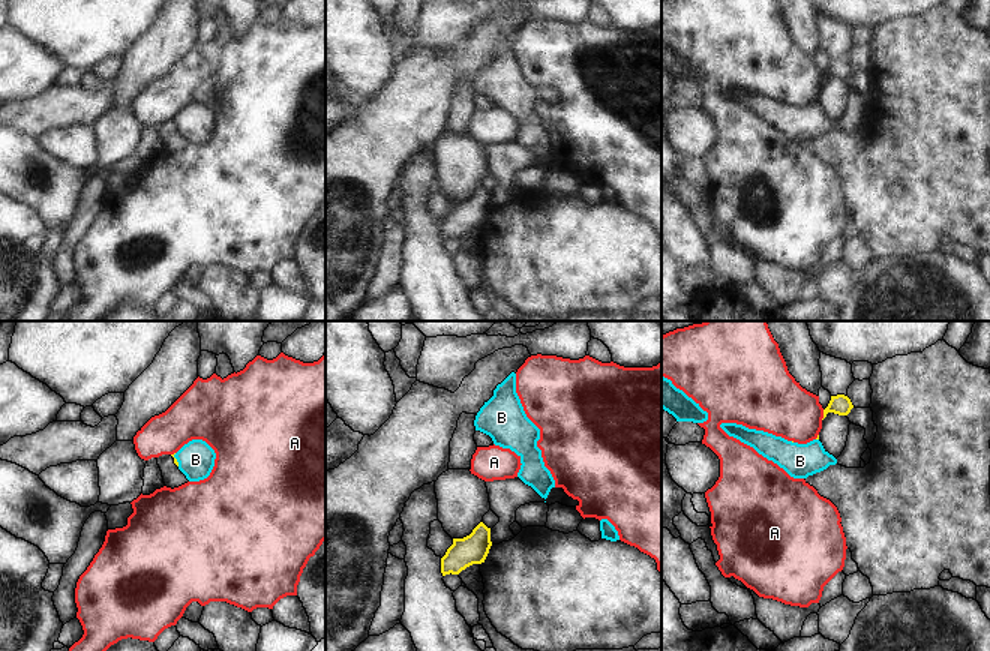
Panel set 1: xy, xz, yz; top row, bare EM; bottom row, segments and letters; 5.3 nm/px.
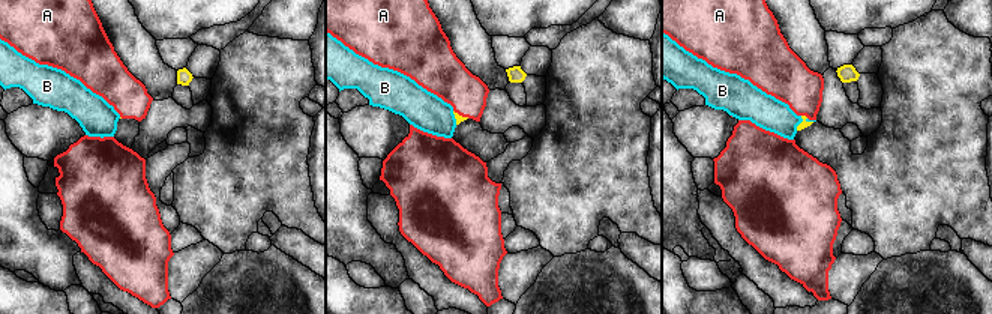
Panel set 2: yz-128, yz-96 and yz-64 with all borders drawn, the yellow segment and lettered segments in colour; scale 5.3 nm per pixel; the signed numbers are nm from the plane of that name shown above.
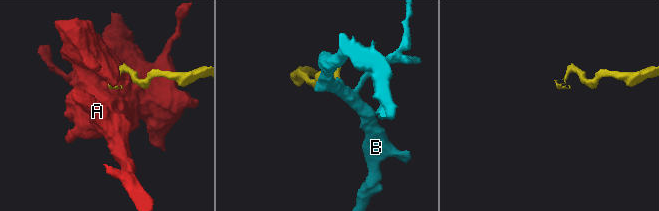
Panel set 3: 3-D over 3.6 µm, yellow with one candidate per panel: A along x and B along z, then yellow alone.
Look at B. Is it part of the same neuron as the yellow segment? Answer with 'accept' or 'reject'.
accept

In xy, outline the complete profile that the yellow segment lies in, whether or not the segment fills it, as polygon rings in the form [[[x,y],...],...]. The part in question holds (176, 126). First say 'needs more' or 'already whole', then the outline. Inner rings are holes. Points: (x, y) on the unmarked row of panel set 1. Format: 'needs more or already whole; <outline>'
needs more; [[[202,104],[189,105],[171,120],[189,146],[207,142],[216,123],[214,114]]]

